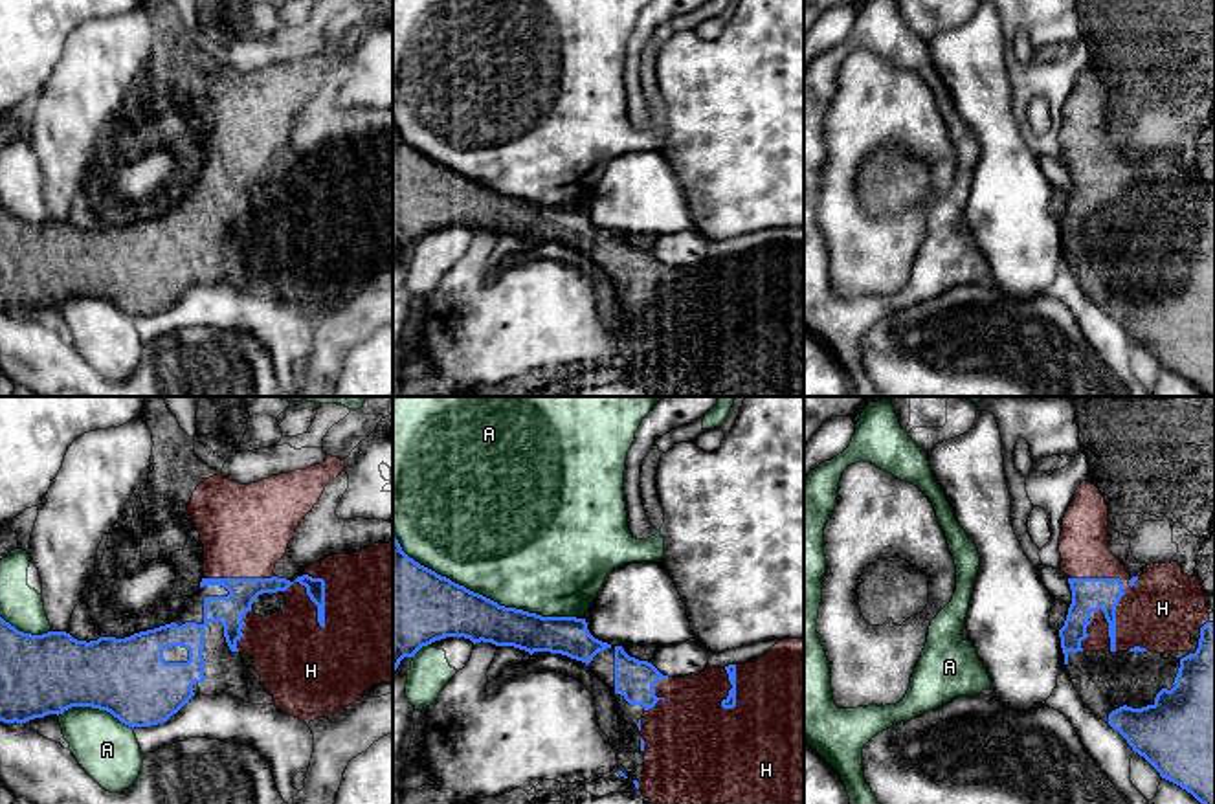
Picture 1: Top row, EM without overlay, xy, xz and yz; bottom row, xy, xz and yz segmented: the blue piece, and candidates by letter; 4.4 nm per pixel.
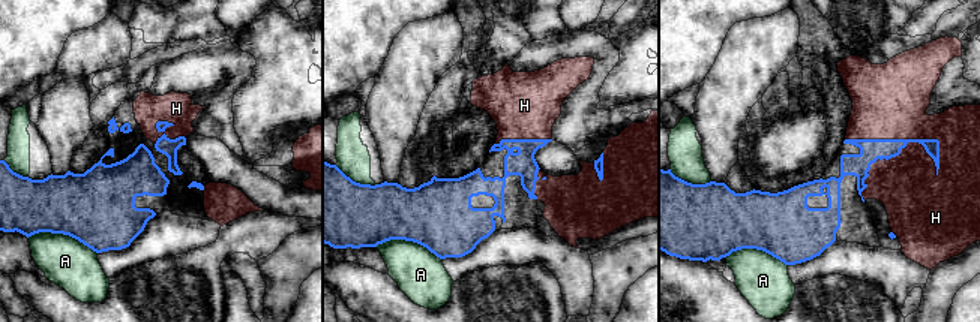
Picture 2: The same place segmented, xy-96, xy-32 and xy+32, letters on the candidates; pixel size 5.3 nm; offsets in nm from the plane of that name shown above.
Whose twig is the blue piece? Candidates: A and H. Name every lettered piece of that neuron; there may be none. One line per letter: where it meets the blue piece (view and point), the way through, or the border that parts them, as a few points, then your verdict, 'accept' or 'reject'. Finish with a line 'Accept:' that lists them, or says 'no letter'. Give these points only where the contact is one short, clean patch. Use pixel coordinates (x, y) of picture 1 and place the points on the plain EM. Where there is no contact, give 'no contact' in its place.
A: contact xz (481, 184); reject
H: contact xy (309, 184); accept
Accept: H

